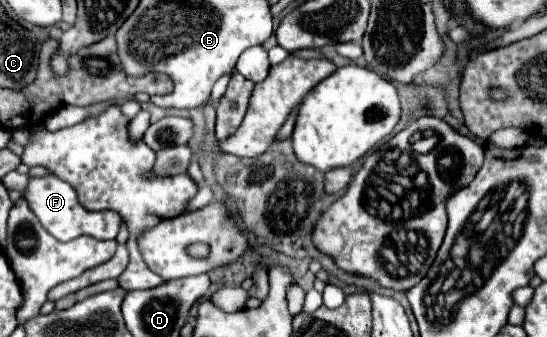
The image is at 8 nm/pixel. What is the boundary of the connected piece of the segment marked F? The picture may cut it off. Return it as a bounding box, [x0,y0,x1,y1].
[23,174,121,242]

